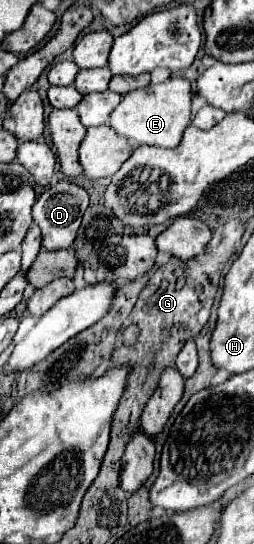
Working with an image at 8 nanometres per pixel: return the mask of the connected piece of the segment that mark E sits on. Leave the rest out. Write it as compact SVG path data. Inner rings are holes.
M176 77L160 85L148 85L144 89L130 91L122 97L120 105L110 117L110 127L132 141L134 145L156 145L156 147L176 147L182 139L186 125L190 123L190 99L192 87L188 79Z

